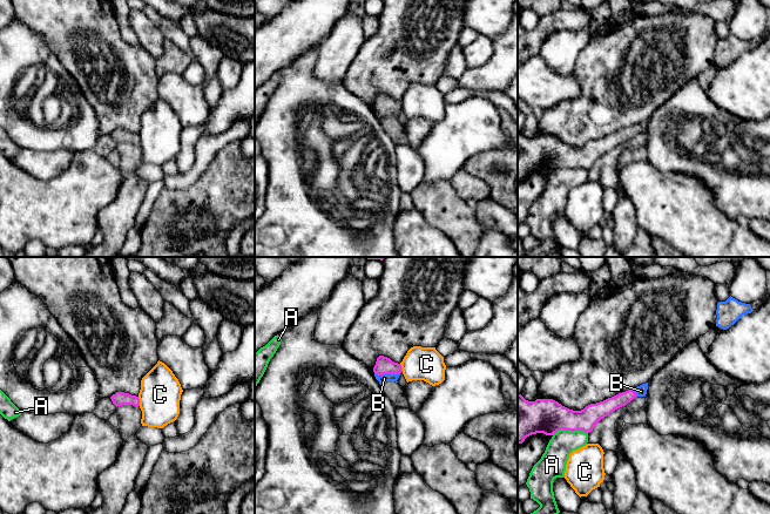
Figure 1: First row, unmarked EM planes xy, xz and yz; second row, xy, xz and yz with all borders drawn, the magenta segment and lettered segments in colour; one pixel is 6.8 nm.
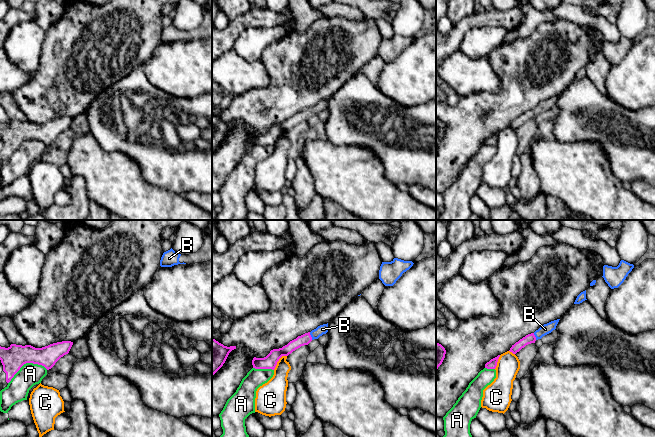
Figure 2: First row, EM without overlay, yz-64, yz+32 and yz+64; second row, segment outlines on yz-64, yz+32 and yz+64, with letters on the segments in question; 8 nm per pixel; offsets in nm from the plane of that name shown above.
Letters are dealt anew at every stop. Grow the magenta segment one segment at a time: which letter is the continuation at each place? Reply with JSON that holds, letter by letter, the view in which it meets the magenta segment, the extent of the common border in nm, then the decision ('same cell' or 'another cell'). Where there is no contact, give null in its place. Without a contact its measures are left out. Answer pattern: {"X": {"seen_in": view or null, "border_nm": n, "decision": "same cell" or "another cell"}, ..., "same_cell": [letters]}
{"A": {"seen_in": "yz", "border_nm": 240, "decision": "another cell"}, "B": {"seen_in": "xz", "border_nm": 180, "decision": "same cell"}, "C": {"seen_in": "xy", "border_nm": 70, "decision": "another cell"}, "same_cell": ["B"]}

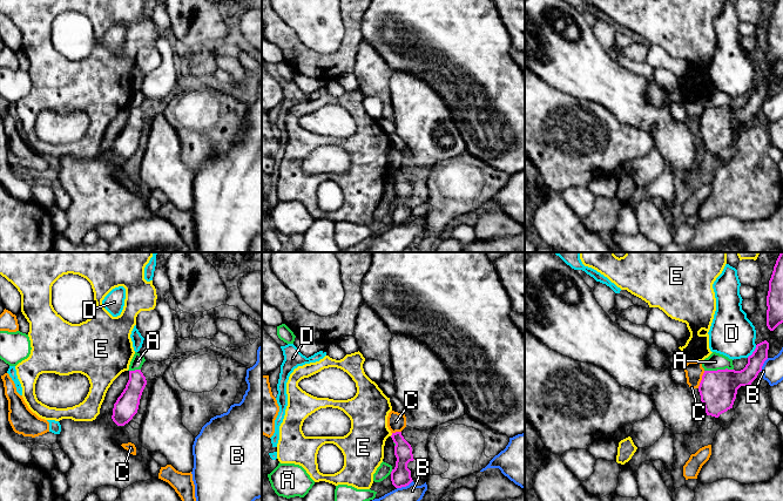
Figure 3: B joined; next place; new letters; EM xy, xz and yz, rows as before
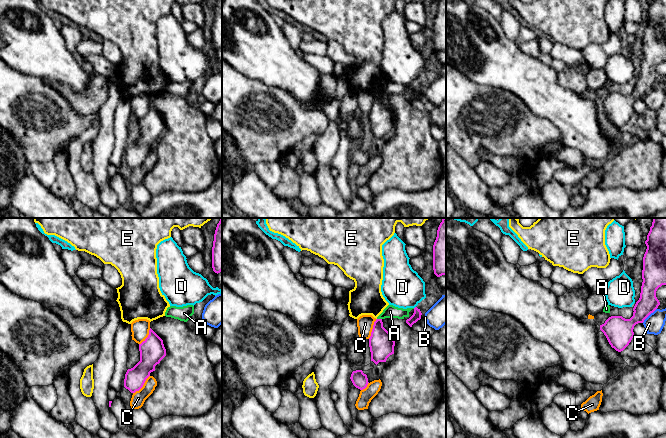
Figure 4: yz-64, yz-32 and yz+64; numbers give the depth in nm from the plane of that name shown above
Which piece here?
{"A": {"seen_in": "yz", "border_nm": 200, "decision": "another cell"}, "B": {"seen_in": "xz", "border_nm": 130, "decision": "another cell"}, "C": {"seen_in": "yz", "border_nm": 130, "decision": "another cell"}, "D": {"seen_in": "yz", "border_nm": 110, "decision": "another cell"}, "E": {"seen_in": "xz", "border_nm": 30, "decision": "another cell"}, "same_cell": []}

